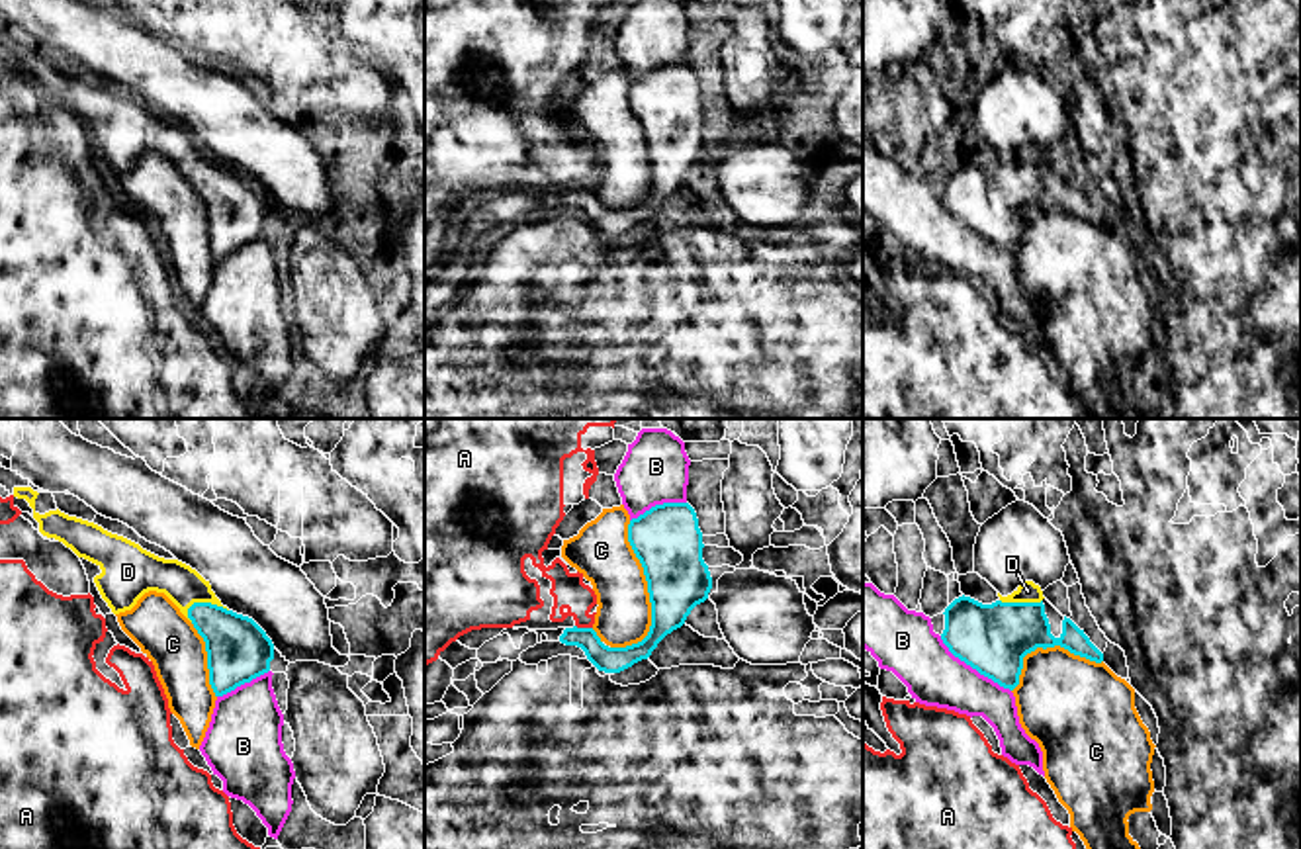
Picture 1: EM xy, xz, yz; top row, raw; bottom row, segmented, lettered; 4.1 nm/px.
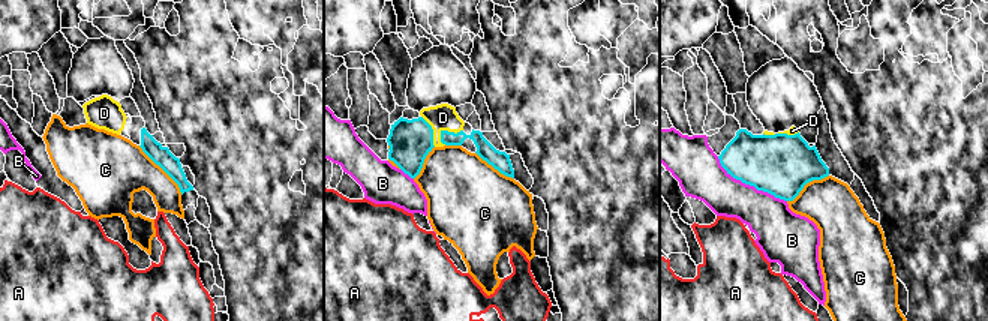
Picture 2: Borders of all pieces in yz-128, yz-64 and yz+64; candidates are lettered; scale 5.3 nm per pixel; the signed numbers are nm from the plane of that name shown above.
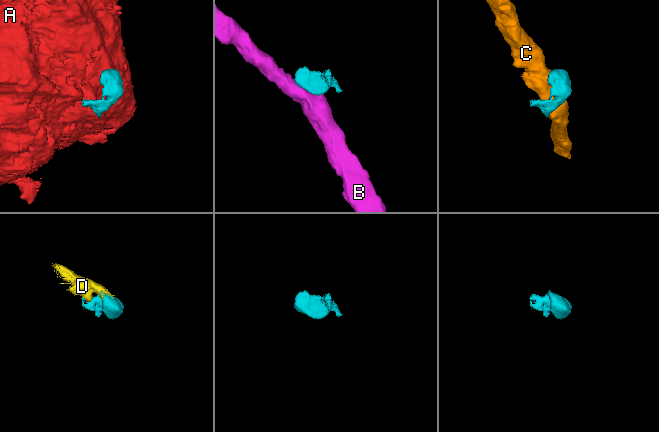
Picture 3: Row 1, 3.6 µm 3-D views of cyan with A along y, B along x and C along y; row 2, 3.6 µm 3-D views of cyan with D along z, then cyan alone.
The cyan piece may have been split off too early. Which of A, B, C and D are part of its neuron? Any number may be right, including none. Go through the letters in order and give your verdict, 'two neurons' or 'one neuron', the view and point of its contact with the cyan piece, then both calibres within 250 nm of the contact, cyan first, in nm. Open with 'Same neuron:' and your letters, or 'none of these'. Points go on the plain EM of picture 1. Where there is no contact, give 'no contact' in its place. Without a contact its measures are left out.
Same neuron: D
A: two neurons; contact xz (583, 190); calibres 110 and 140 nm
B: two neurons; contact yz (973, 229); calibres 280 and 240 nm
C: two neurons; contact xz (650, 157); calibres 280 and 240 nm
D: one neuron; contact xy (204, 165); calibres 260 and 160 nm

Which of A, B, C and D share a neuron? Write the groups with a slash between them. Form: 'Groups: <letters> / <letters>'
Groups: A / B / C / D

